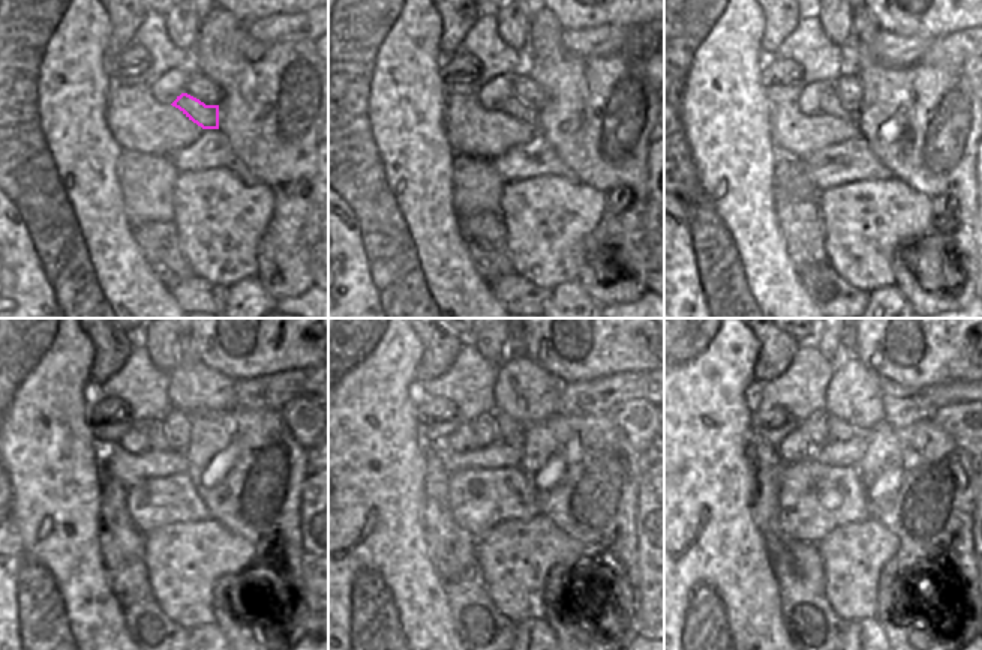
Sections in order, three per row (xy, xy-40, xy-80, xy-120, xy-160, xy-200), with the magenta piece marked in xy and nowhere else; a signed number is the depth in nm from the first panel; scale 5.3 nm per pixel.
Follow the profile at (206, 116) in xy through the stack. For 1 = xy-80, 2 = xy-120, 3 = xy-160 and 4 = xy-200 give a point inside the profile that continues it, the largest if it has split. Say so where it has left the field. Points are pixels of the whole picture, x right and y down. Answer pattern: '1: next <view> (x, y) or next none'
1: next xy-80 (828, 102)
2: next xy-120 (153, 428)
3: next xy-160 (485, 427)
4: next xy-200 (814, 427)

